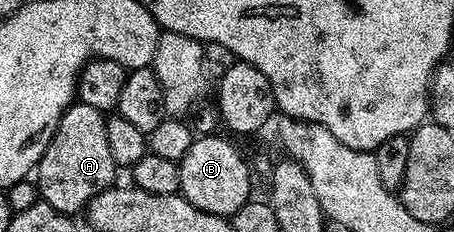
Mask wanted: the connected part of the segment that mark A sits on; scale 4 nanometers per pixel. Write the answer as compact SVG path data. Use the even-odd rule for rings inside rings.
M72 103L45 155L37 166L37 184L40 198L48 201L57 211L68 215L82 214L92 199L116 184L117 166L109 151L107 117L97 107Z

